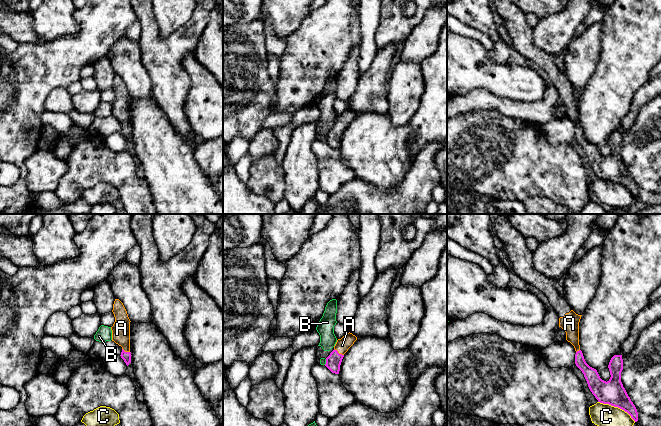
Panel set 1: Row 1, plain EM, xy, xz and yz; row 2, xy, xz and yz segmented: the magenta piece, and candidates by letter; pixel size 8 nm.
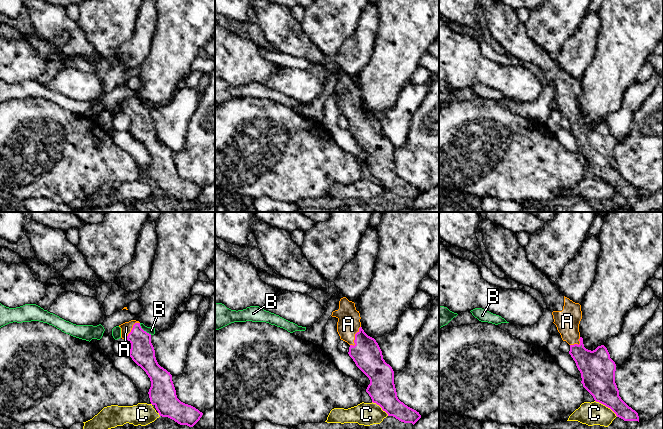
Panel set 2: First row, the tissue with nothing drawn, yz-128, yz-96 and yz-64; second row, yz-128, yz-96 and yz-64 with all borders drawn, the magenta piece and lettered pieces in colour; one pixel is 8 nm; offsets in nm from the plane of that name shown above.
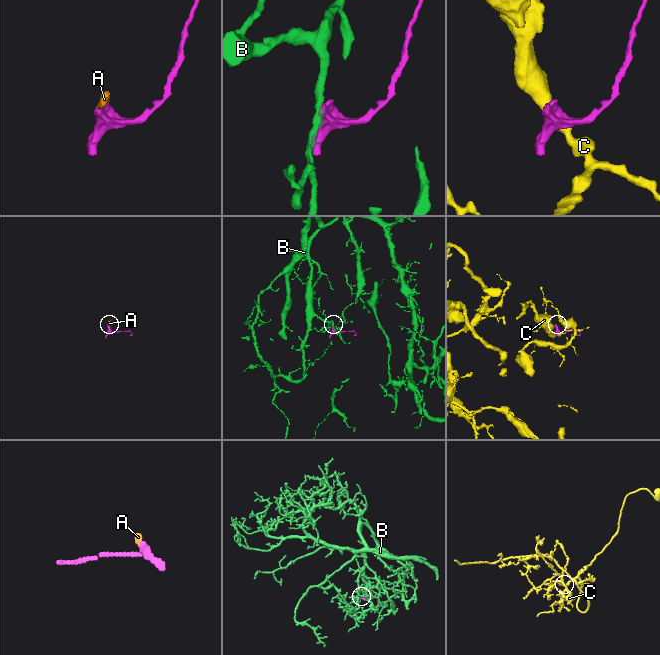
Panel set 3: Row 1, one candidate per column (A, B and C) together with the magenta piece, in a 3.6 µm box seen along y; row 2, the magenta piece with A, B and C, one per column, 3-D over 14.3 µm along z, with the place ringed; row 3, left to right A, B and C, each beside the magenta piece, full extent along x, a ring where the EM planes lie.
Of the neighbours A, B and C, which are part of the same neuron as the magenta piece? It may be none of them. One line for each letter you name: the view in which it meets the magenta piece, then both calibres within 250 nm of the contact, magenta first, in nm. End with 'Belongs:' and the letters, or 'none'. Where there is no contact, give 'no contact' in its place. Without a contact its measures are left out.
A: contact in xz; calibres 120 and 120 nm
Belongs: A

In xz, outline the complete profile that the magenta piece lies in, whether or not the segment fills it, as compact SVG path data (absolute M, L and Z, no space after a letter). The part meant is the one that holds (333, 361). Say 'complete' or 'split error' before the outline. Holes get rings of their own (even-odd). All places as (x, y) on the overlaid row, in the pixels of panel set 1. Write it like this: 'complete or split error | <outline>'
split error | M350 332L345 336L343 336L341 339L337 340L334 346L334 350L326 358L326 364L325 364L325 366L332 373L339 374L340 365L344 357L344 354L354 344L356 340L357 340L357 337Z

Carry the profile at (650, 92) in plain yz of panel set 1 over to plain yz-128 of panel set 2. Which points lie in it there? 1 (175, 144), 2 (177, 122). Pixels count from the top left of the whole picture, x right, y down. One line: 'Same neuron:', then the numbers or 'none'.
Same neuron: 1, 2

